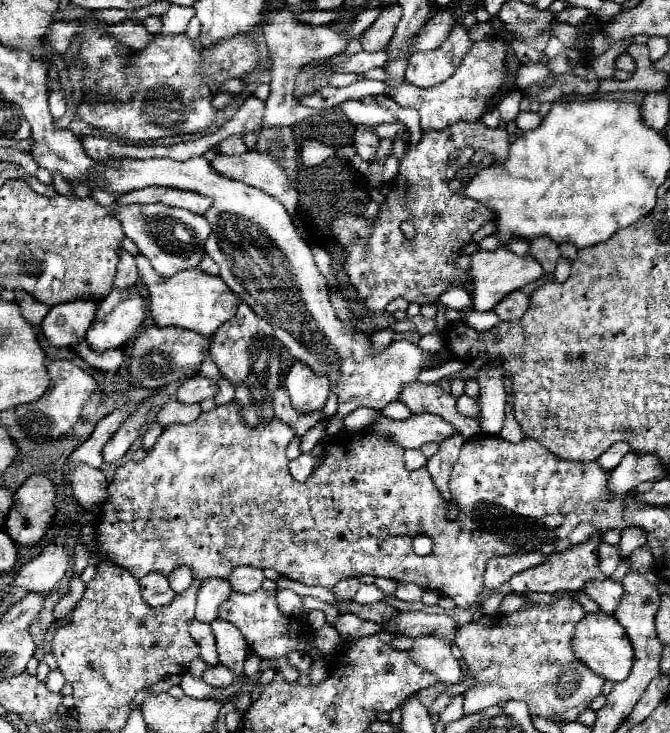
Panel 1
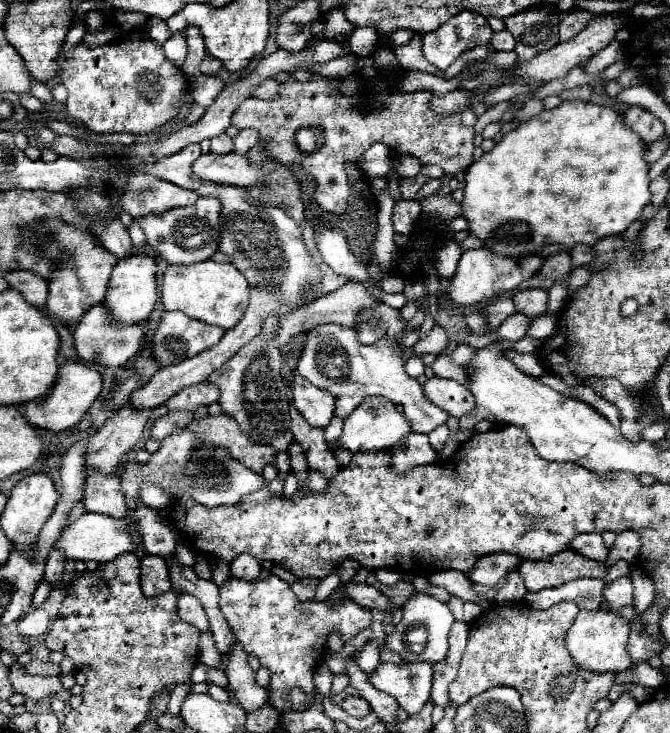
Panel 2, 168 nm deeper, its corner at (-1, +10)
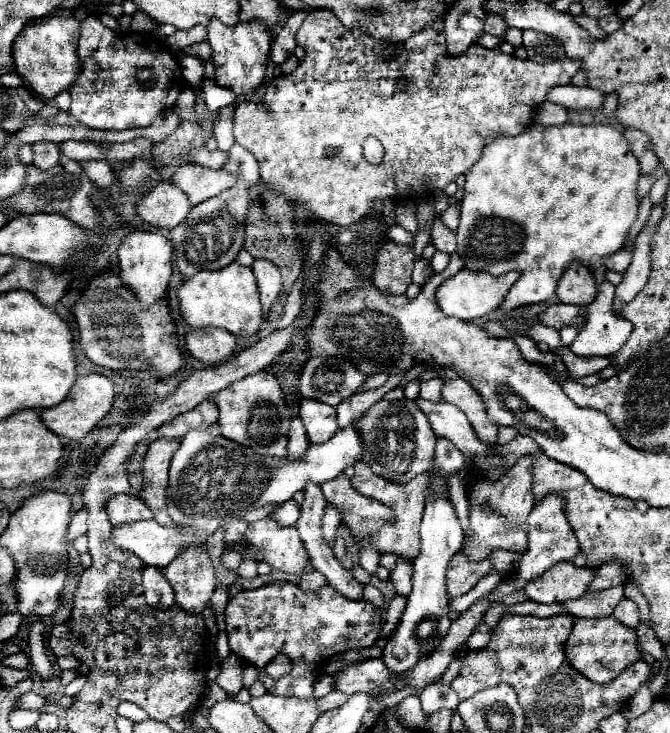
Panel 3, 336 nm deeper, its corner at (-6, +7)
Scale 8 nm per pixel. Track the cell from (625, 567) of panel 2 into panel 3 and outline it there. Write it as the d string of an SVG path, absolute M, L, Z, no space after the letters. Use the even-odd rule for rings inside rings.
M619 585L619 587L611 587L607 591L597 591L591 595L585 593L583 597L579 597L571 603L563 603L563 605L573 617L599 619L599 617L609 617L623 597L625 597L623 585Z

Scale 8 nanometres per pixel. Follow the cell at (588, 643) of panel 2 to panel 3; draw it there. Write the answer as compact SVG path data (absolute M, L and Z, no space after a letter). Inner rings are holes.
M615 617L603 619L575 619L569 639L565 641L565 657L573 669L591 679L593 683L609 683L625 667L641 659L637 649L637 635L629 627L623 627Z

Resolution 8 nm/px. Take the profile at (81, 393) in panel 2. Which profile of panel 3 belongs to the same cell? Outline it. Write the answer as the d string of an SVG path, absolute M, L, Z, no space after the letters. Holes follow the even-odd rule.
M87 375L87 377L79 377L75 381L71 395L63 403L59 403L57 407L43 409L39 417L55 435L61 435L67 439L83 439L93 427L97 427L97 423L111 411L111 407L113 407L111 379L107 379L103 375Z

